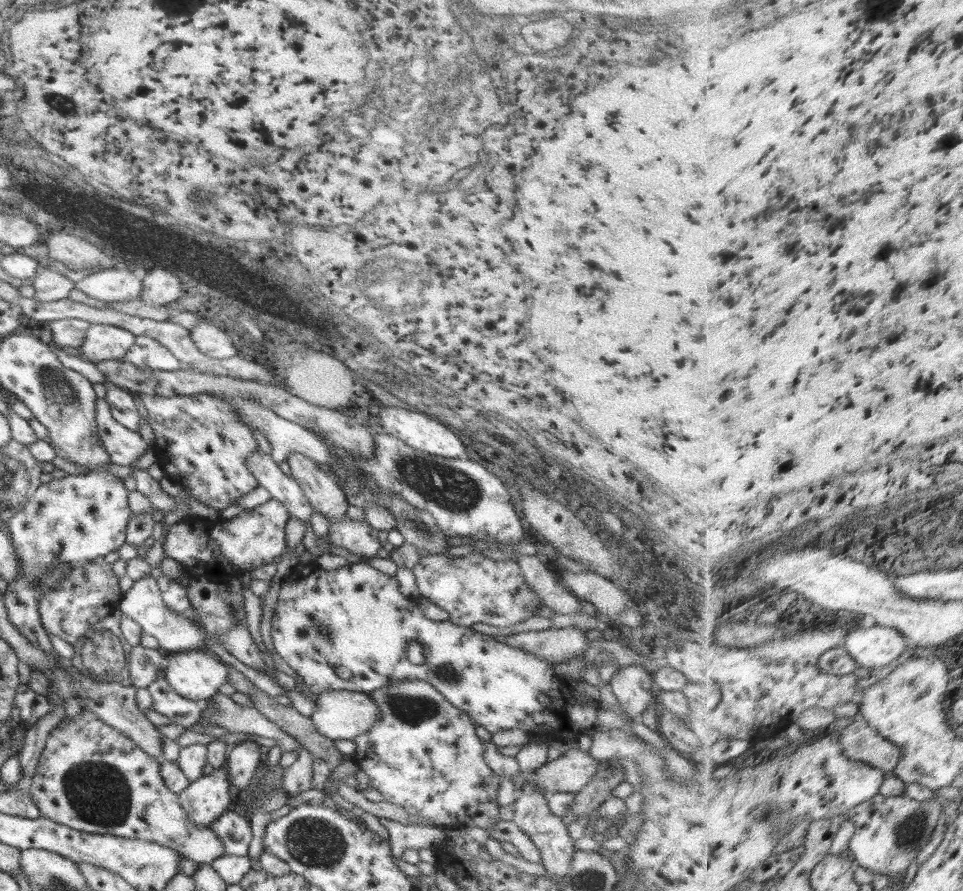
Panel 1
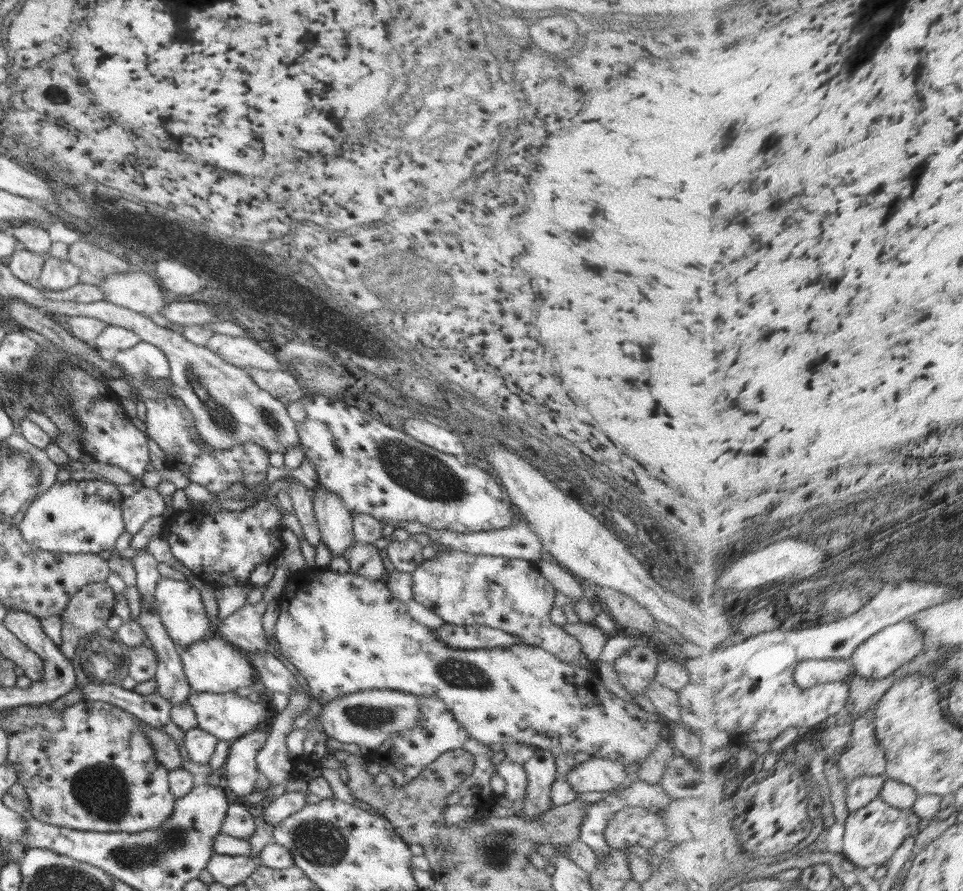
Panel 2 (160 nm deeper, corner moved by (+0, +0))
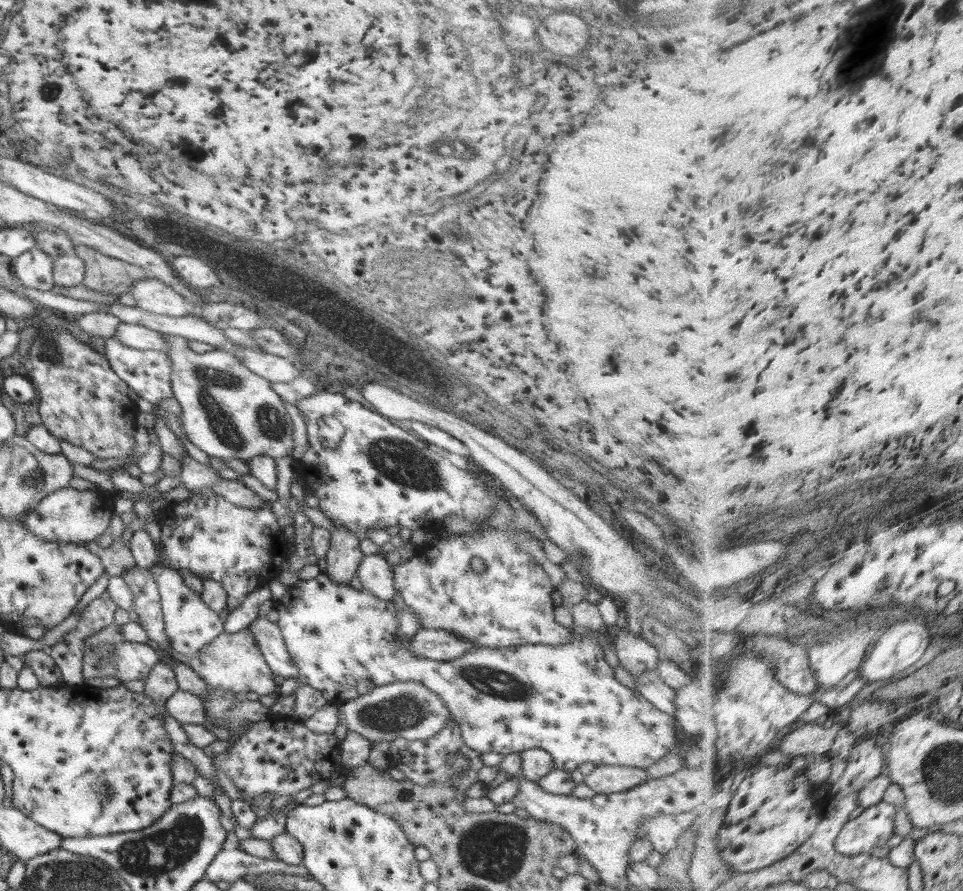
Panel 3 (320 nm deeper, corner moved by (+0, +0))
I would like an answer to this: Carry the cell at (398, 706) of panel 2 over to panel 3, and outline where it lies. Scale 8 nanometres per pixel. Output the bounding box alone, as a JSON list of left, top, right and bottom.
[336,681,450,746]

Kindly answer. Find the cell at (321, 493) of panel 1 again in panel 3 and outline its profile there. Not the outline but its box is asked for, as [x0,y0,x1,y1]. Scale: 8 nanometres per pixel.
[325,526,363,584]

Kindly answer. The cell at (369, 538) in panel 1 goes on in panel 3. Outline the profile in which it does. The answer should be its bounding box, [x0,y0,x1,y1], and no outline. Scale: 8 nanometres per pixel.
[357,554,397,601]

